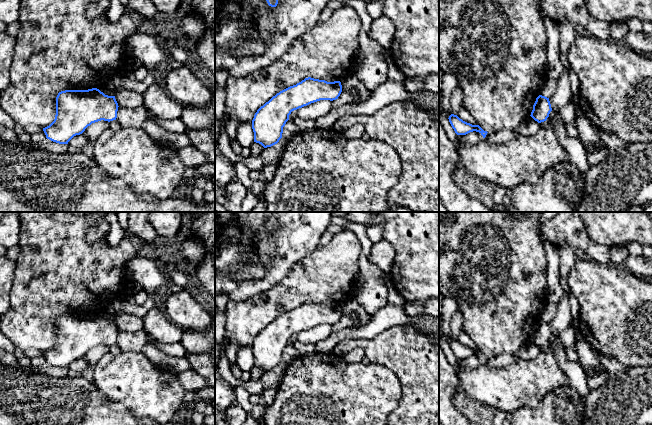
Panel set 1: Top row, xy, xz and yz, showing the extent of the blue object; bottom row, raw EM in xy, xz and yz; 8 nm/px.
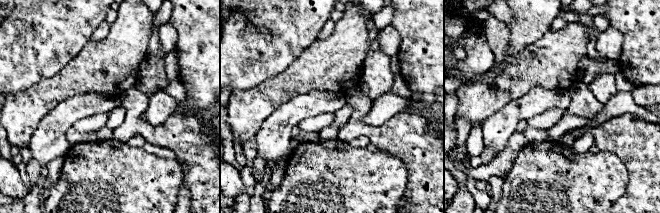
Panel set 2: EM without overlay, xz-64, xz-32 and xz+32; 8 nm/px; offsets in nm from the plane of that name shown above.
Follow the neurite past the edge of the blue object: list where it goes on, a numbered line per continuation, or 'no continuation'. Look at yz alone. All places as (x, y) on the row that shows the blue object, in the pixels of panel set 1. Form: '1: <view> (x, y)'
no continuation

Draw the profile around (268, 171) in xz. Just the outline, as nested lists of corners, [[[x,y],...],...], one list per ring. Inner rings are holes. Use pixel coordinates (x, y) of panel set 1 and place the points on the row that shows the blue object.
[[[269,163],[261,169],[262,179],[266,183],[266,186],[274,178],[277,166],[278,166],[278,163]]]

